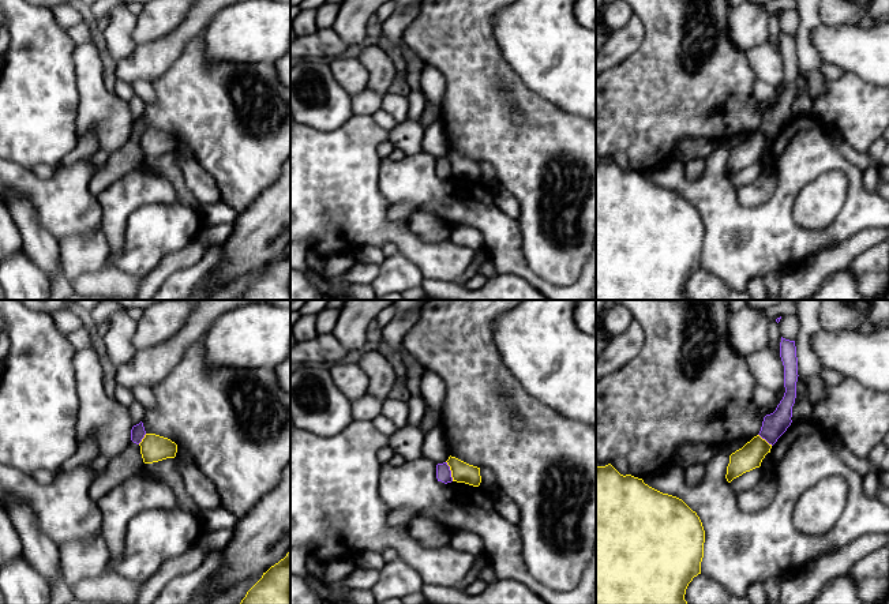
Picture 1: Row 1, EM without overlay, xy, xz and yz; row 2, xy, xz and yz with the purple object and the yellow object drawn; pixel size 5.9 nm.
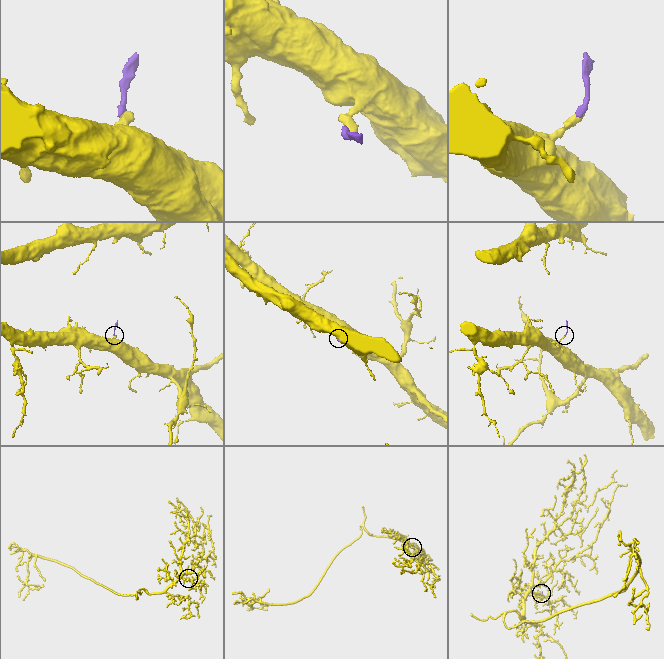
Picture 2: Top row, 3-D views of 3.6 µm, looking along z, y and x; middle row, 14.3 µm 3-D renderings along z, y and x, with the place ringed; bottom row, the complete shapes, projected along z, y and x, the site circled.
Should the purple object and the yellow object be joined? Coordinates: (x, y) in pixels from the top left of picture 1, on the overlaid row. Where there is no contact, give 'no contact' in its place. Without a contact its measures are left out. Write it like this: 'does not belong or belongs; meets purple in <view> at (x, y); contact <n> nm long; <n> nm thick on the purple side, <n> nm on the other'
does not belong; meets purple in xz at (450, 471); contact 130 nm long; 90 nm thick on the purple side, 130 nm on the other

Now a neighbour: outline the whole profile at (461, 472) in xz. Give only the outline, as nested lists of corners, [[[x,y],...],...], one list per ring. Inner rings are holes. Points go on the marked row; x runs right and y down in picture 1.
[[[455,457],[446,461],[451,470],[453,481],[479,487],[481,483],[480,468],[469,465]]]

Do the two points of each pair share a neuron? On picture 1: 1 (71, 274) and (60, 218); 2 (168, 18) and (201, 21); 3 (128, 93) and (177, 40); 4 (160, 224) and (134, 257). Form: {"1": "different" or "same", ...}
{"1": "different", "2": "different", "3": "different", "4": "same"}

